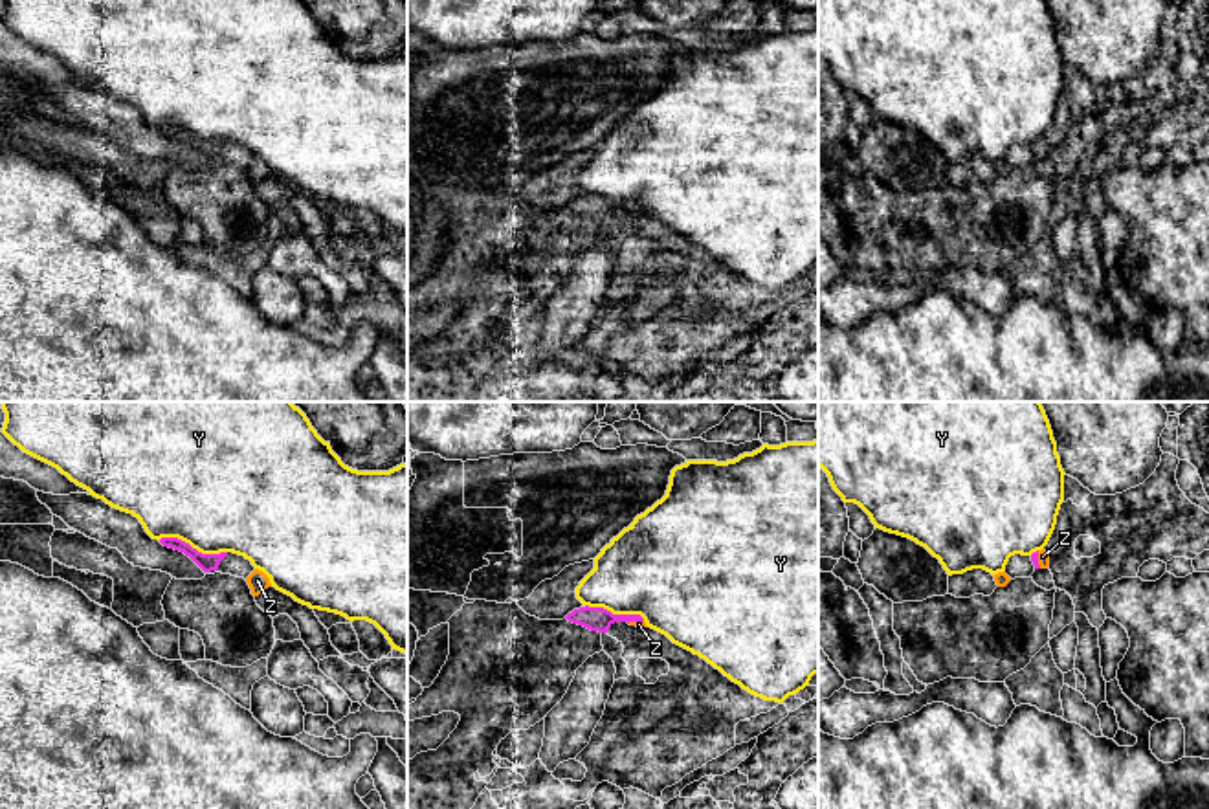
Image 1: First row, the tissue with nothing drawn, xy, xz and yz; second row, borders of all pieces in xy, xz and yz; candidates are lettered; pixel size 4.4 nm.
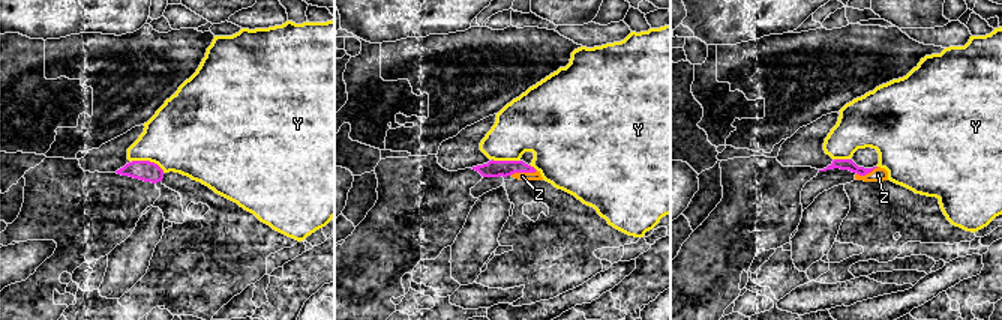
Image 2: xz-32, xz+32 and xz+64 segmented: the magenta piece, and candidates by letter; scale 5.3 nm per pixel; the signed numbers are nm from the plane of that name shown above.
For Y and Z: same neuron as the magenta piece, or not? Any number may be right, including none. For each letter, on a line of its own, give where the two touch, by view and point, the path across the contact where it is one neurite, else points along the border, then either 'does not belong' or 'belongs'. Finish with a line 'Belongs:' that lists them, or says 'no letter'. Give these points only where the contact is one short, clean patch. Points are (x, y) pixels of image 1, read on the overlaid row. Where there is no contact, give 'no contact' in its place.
Y: xy (191, 547) | does not belong
Z: yz (1037, 560) | across yz (1035, 554), (1037, 560), (1042, 556) | belongs
Belongs: Z

